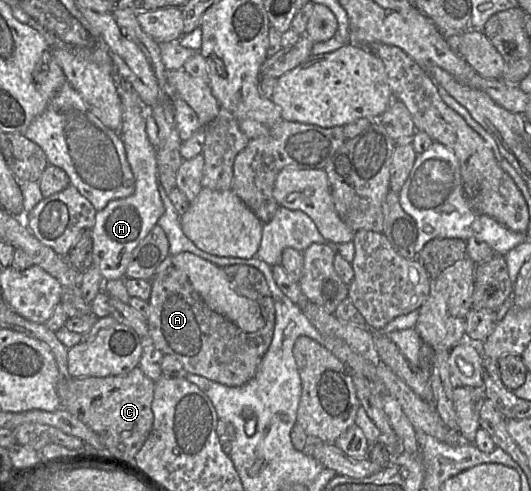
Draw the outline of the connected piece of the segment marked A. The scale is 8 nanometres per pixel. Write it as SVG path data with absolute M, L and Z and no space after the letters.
M245 264L222 269L237 294L258 303L264 319L264 326L258 331L244 332L232 321L211 310L193 288L187 274L172 265L151 280L149 311L145 319L149 341L164 355L169 354L179 360L186 372L226 386L238 387L254 378L271 344L275 307L266 278L260 270Z

